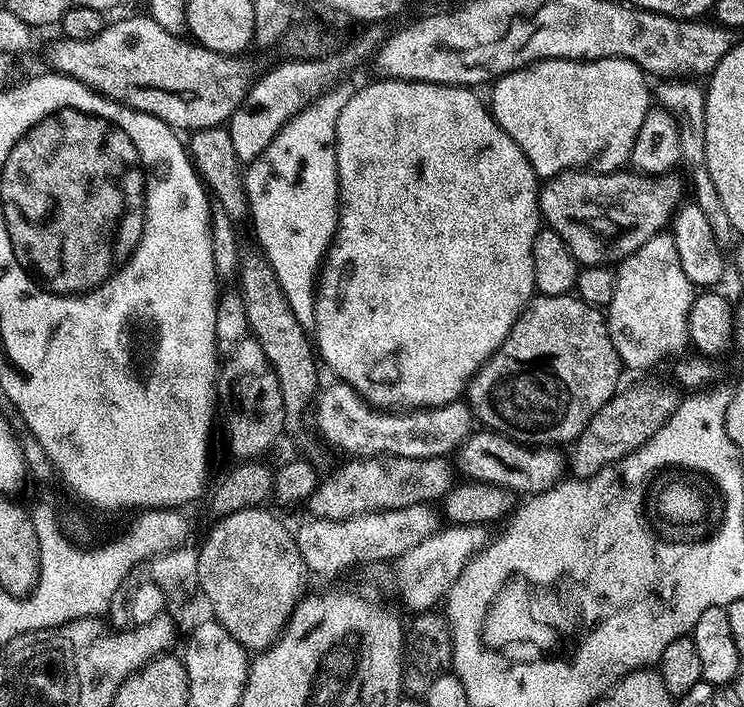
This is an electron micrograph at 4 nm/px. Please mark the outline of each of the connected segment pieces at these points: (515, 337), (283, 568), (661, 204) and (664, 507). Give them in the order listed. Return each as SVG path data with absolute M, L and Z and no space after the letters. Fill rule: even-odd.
M575 294L567 296L537 295L524 305L524 313L514 322L510 334L502 342L500 349L482 365L480 371L469 382L466 389L466 403L472 409L475 419L479 423L480 420L484 423L481 425L485 429L501 432L504 436L509 436L511 440L516 440L520 444L529 446L568 446L580 437L586 422L590 422L590 418L594 418L594 414L598 414L598 410L602 410L602 406L606 406L606 402L610 402L610 398L616 395L622 384L620 372L622 373L620 355L610 338L608 322L605 313L601 309L596 308L593 304L588 304L585 300L581 300Z
M261 506L259 508L247 508L246 510L238 510L229 516L220 516L217 519L217 524L213 526L208 532L208 537L204 540L204 545L199 546L197 551L197 564L198 564L198 584L199 591L204 592L204 596L208 599L208 604L212 607L211 615L221 624L222 627L228 631L231 636L236 639L243 648L251 650L253 653L259 654L273 644L280 633L284 631L284 627L288 624L288 620L292 617L292 611L300 605L301 600L306 595L308 580L310 581L310 573L306 562L302 562L302 554L296 545L296 537L293 529L287 528L278 517L272 512L267 512L267 507Z
M569 170L547 177L540 190L540 215L566 242L577 265L619 265L642 242L661 235L681 207L684 184L675 171L645 174L617 170L603 174L591 170Z
M659 464L650 472L650 512L652 512L652 526L660 534L652 534L654 542L666 546L698 546L715 539L723 529L724 519L728 511L728 500L724 495L724 488L712 472L704 468L692 467L691 464Z

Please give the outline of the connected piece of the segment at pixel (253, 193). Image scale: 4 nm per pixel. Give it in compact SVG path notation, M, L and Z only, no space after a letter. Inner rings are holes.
M340 82L327 92L321 93L319 97L305 105L296 116L286 121L264 152L249 163L244 172L244 185L250 205L250 224L256 227L255 243L270 262L274 274L278 274L278 286L282 286L282 294L286 294L286 302L290 302L294 318L302 322L311 322L314 318L318 273L325 263L340 217L336 127L338 114L342 106L346 106L353 91L353 85Z

